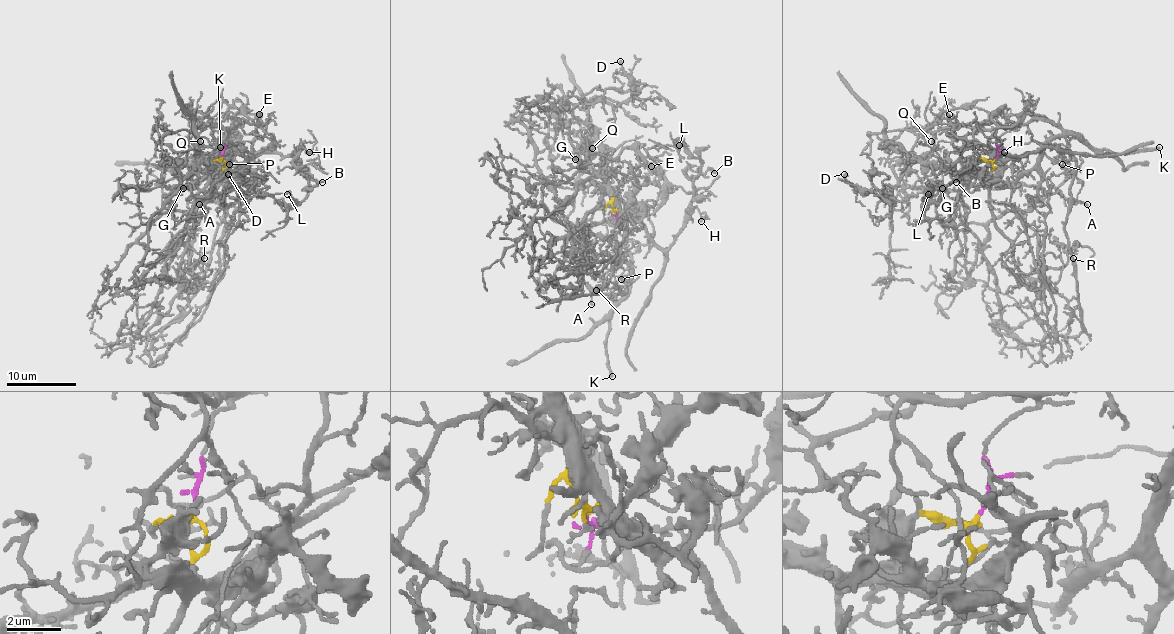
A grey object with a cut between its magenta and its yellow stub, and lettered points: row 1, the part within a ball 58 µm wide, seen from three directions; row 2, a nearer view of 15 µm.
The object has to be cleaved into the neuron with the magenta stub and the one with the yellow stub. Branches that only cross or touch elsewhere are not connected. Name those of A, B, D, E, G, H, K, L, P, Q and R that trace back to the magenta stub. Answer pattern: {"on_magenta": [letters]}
{"on_magenta": ["A", "K", "P", "R"]}

